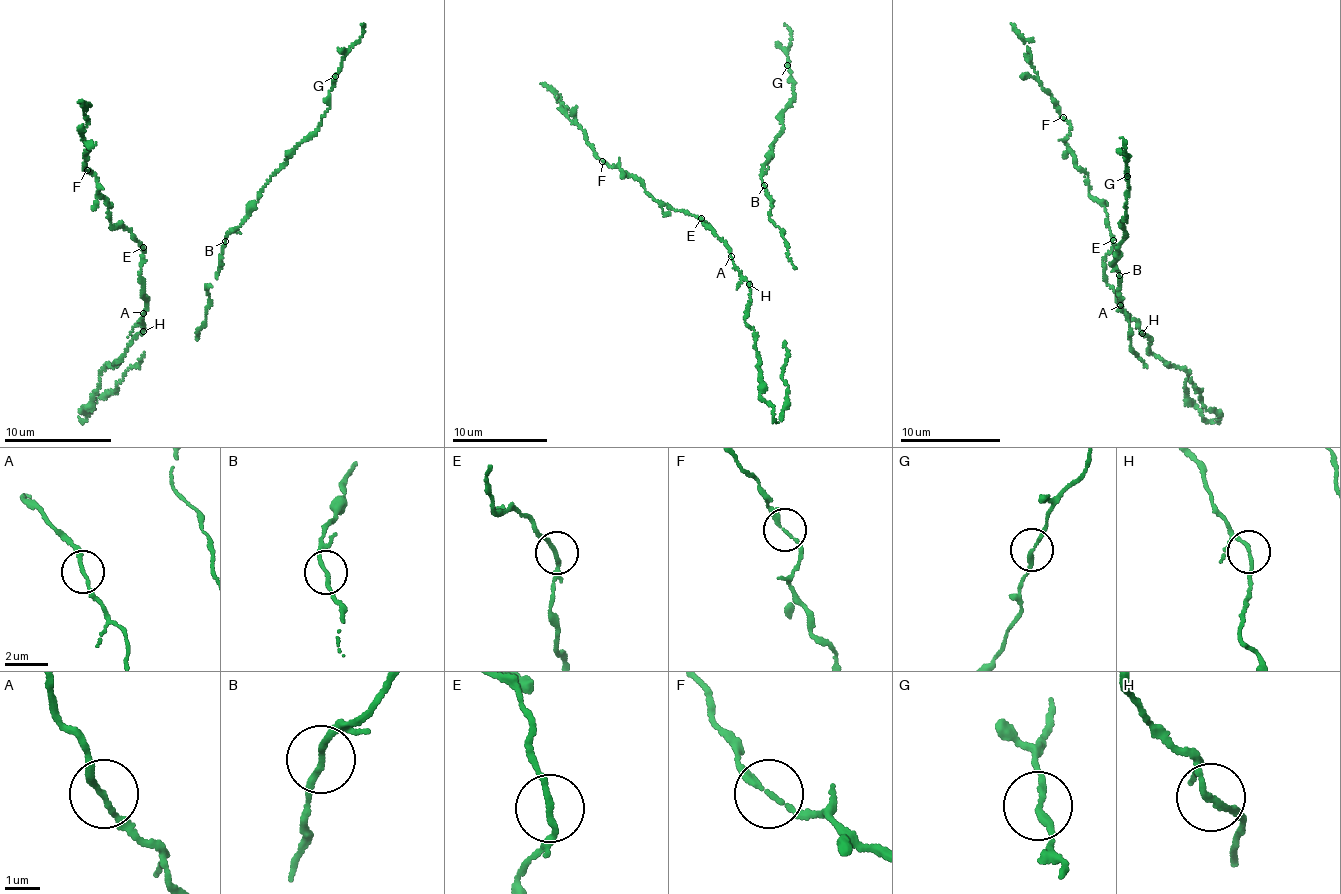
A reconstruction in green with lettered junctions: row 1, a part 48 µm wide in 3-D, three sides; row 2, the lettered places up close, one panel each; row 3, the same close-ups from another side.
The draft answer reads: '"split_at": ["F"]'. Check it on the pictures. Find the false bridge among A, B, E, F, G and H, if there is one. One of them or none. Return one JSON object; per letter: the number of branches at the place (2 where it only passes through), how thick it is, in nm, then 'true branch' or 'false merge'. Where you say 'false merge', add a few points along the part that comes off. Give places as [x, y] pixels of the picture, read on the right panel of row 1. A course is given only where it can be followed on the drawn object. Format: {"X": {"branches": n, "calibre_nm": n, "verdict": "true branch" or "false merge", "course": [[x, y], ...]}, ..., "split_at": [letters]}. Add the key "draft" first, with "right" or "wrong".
{"draft": "wrong", "A": {"branches": 2, "calibre_nm": 160, "verdict": "true branch"}, "B": {"branches": 2, "calibre_nm": 160, "verdict": "true branch"}, "E": {"branches": 2, "calibre_nm": 170, "verdict": "true branch"}, "F": {"branches": 2, "calibre_nm": 160, "verdict": "true branch"}, "G": {"branches": 2, "calibre_nm": 180, "verdict": "true branch"}, "H": {"branches": 2, "calibre_nm": 150, "verdict": "true branch"}, "split_at": []}

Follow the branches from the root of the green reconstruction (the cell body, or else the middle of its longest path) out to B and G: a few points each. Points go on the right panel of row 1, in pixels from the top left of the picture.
B: (1140, 358), (1131, 347), (1126, 315), (1117, 311), (1122, 303), (1119, 275)
G: (1140, 358), (1131, 347), (1126, 315), (1117, 311), (1119, 271), (1111, 265), (1127, 235), (1126, 176)

